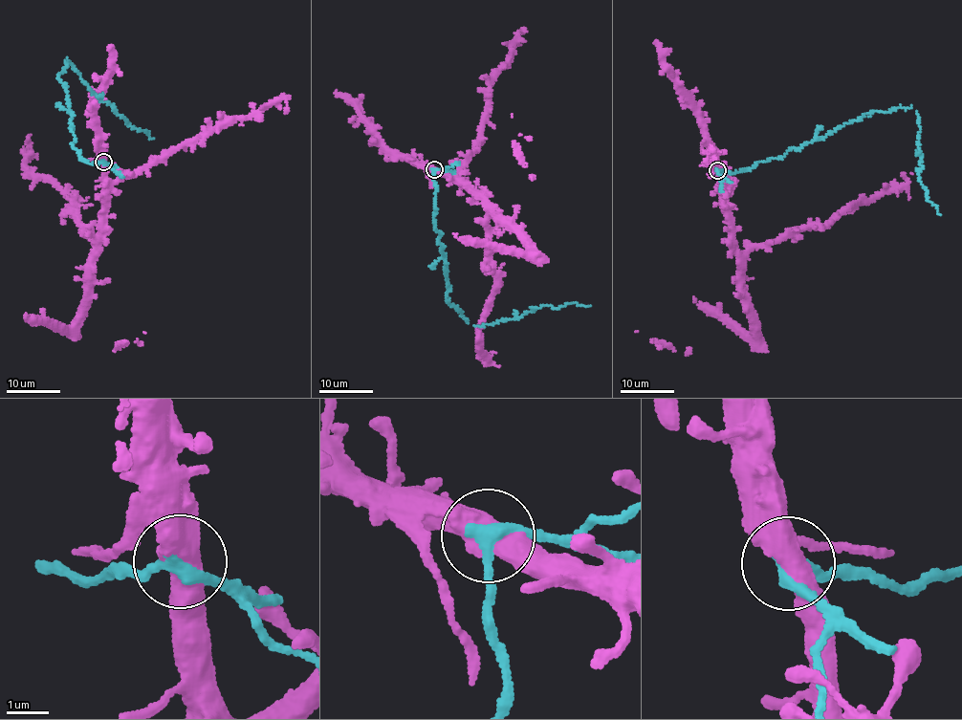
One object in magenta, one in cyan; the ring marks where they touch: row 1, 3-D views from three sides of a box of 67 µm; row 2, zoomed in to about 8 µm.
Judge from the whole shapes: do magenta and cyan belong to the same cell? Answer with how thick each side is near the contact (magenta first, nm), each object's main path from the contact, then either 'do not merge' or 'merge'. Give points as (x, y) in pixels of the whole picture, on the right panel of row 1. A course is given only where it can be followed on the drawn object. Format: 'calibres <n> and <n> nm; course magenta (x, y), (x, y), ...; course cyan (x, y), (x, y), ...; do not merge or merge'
calibres 550 and 280 nm; course magenta (717, 170), (728, 210), (730, 241), (741, 252), (827, 223), (860, 201), (876, 199), (907, 182), (912, 175); course cyan (717, 170), (744, 170), (782, 156), (867, 113), (912, 107), (919, 119), (922, 153), (918, 178), (939, 215); do not merge

